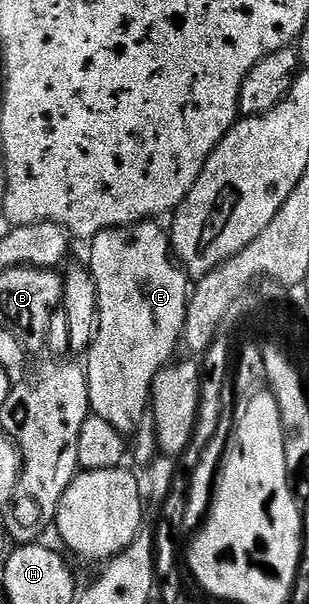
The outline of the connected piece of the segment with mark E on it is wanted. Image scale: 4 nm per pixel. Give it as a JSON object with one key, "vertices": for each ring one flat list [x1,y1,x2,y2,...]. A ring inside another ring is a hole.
{"vertices":[[146,221,101,231,91,241,90,247,93,248,89,251,89,271,97,290,97,326,87,348,89,360,83,363,89,386,89,410,103,417,107,425,115,425,115,429,126,437,132,436,146,422,151,411,155,377,170,366,172,355,177,347,179,351,185,334,185,310,189,308,191,279,175,262,170,236,159,224]]}

